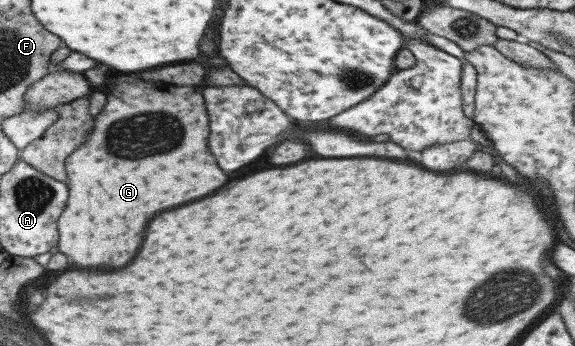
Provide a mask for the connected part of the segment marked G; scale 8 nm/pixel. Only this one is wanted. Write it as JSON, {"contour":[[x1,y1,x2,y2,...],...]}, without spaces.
{"contour":[[222,65,209,67,207,80,195,86,136,81,105,90,106,103,93,117,92,131,86,137,88,141,64,159,68,199,57,219,58,251,66,255,72,265,78,269,118,269,128,265,142,243,146,223,158,211,210,195,226,183,226,175,216,167,206,145,209,127,202,93,207,83,242,85,246,81,227,65]]}

